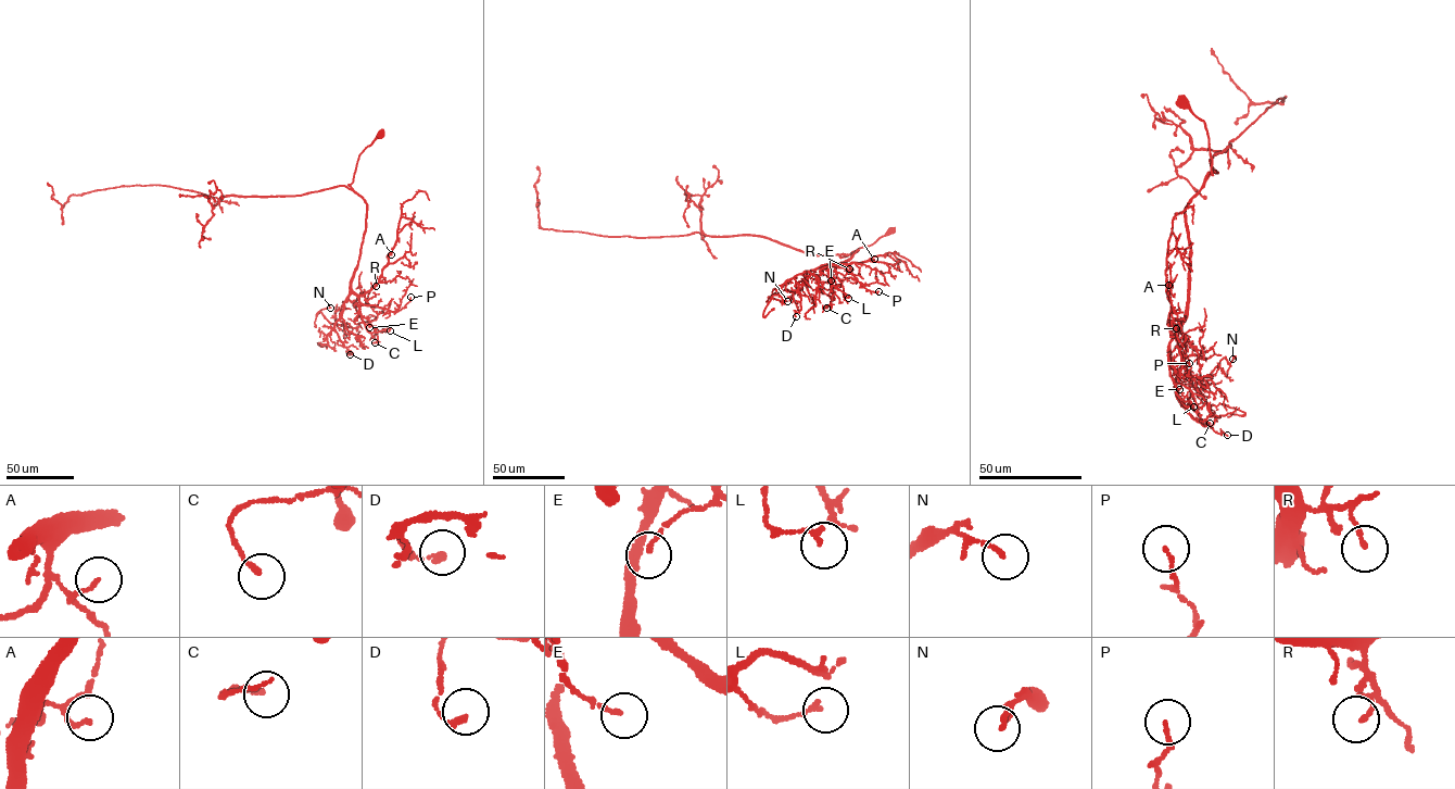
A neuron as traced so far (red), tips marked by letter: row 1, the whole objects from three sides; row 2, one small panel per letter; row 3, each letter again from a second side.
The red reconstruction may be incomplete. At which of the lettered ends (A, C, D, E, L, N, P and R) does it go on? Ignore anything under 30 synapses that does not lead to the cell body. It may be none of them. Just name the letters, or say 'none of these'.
none of these

